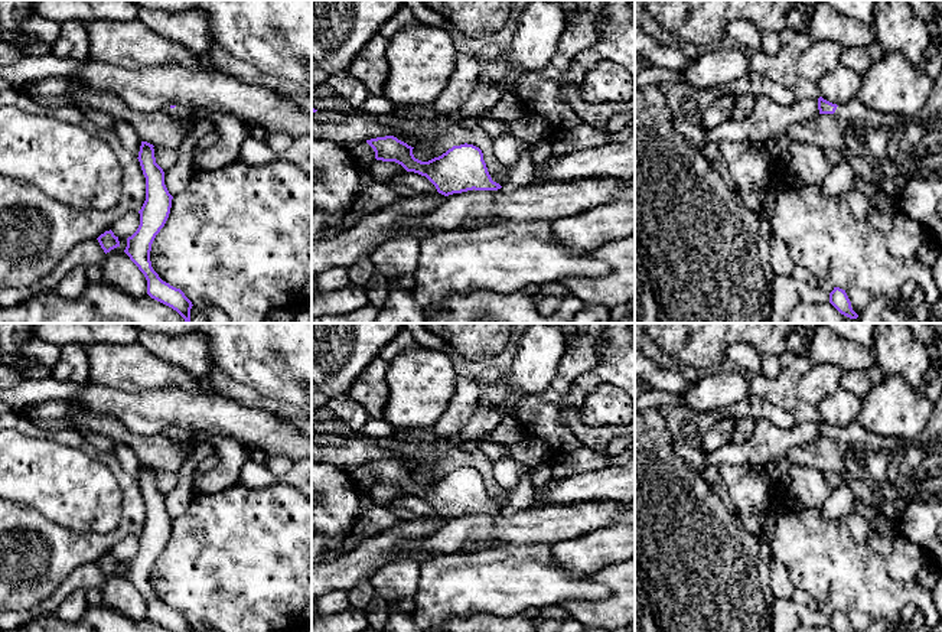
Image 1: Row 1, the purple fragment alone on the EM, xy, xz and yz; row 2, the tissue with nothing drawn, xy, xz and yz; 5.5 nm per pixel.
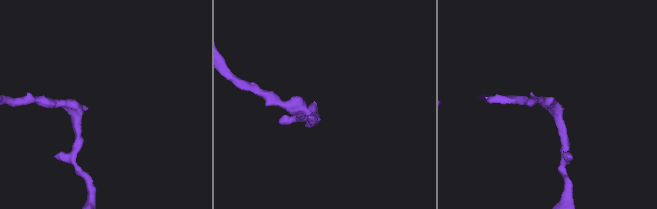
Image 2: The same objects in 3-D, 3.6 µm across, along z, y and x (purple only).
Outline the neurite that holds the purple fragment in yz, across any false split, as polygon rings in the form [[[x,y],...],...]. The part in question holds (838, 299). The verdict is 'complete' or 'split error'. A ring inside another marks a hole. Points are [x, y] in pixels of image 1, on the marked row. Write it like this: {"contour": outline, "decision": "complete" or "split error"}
{"contour": [[[834,287],[829,293],[829,303],[844,316],[850,319],[857,319],[858,315],[853,310],[851,302],[845,293],[845,290],[840,287]]], "decision": "complete"}

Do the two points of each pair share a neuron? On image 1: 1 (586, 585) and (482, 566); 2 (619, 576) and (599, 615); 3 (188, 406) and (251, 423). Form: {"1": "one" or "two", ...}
{"1": "one", "2": "one", "3": "one"}

